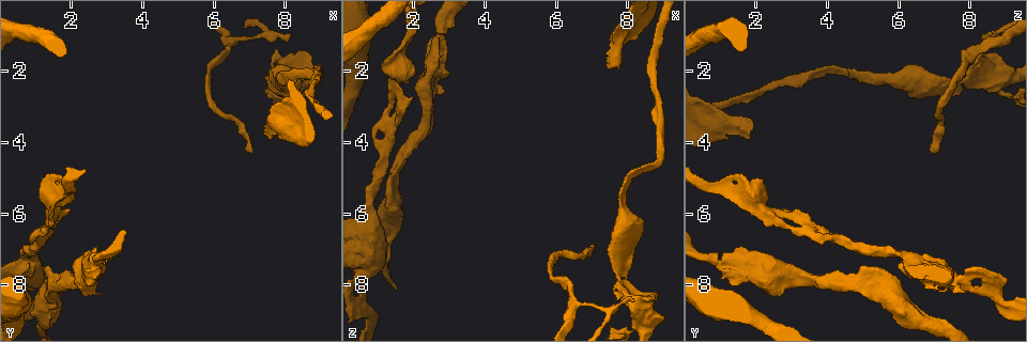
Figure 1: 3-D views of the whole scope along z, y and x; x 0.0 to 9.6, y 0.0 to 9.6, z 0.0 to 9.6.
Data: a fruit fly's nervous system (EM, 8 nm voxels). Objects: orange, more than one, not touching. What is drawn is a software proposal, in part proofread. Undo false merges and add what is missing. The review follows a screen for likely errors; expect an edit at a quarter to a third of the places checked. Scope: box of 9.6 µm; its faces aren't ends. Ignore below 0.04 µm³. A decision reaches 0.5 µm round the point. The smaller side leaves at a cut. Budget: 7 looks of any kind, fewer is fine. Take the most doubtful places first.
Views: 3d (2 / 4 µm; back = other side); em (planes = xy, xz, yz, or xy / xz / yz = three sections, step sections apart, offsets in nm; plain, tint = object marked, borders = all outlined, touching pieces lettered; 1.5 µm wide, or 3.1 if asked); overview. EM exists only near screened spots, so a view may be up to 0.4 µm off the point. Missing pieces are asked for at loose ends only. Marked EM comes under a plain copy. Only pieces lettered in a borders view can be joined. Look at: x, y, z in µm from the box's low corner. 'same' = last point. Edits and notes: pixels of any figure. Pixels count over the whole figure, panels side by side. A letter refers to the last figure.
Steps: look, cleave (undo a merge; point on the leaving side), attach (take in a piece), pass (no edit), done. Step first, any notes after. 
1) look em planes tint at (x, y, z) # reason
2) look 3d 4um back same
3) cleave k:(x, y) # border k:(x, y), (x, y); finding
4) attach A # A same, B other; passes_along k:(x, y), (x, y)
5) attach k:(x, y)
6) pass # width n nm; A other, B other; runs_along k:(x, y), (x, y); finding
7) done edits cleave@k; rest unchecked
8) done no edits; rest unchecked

look em xy step 8 tint at (8.00, 3.05, 0.60) # free end

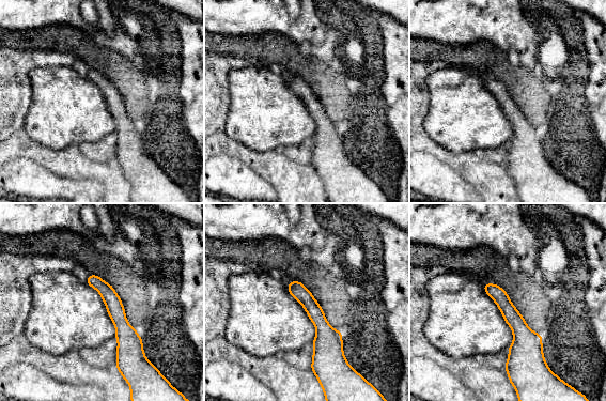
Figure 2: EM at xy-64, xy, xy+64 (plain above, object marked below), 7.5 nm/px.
look em xy step 8 borders same

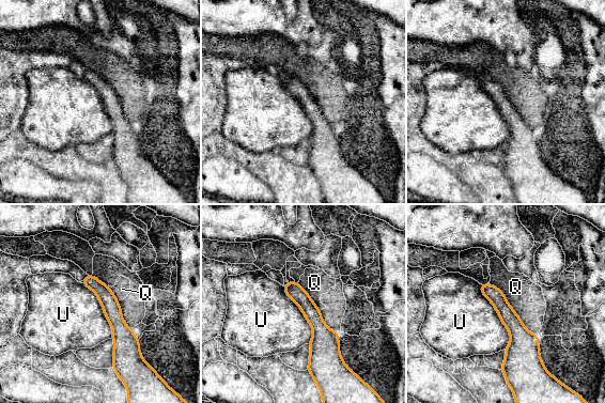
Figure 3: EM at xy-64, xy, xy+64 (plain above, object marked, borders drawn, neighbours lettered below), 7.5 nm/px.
pass # Q other, U other; border 3:(480, 284), (508, 330), (505, 349); none of them fits

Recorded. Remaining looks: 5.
look 3d 2um at (7.45, 0.95, 8.75) # abrupt turn

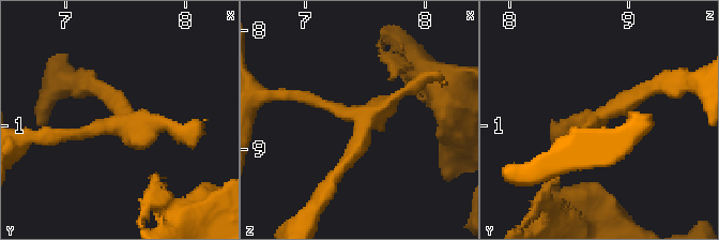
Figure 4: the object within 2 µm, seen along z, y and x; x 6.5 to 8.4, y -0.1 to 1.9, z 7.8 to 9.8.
look em yz step 8 tint at (7.48, 0.88, 8.82)

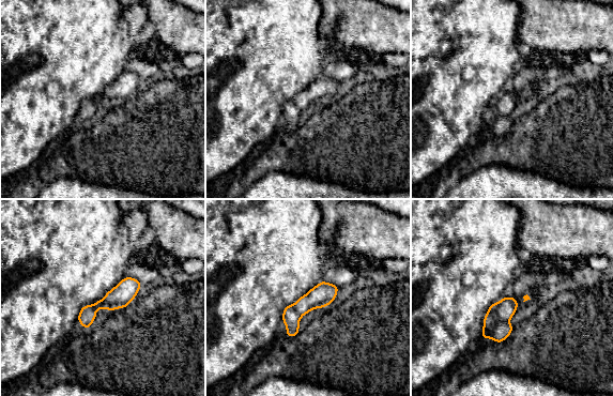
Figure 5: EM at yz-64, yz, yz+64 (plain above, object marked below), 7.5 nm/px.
look em planes borders same # cut it another way

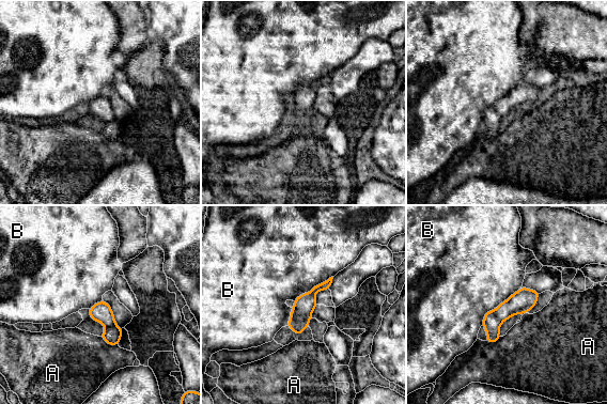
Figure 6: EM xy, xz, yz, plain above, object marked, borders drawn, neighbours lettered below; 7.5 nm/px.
cleave 6:(522, 301) # A other, B other; border 6:(492, 311), (500, 323); two cells meet here

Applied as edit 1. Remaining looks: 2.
look em planes borders at (1.75, 5.00, 1.15) # an open end

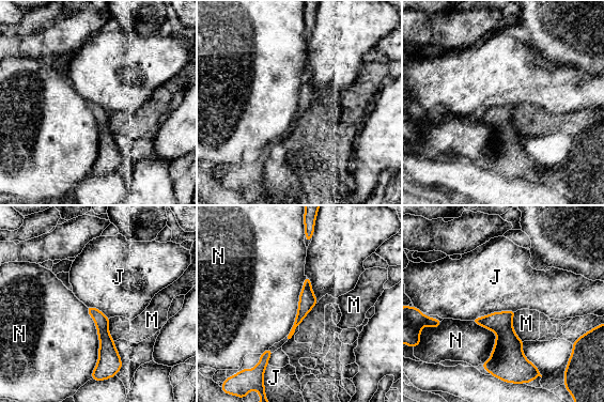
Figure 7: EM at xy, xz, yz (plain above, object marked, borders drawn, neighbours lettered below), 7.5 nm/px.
pass # width 110 nm; J other, M other, N other; none of them fits

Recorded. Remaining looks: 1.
done edits cleave@6; rest unchecked

